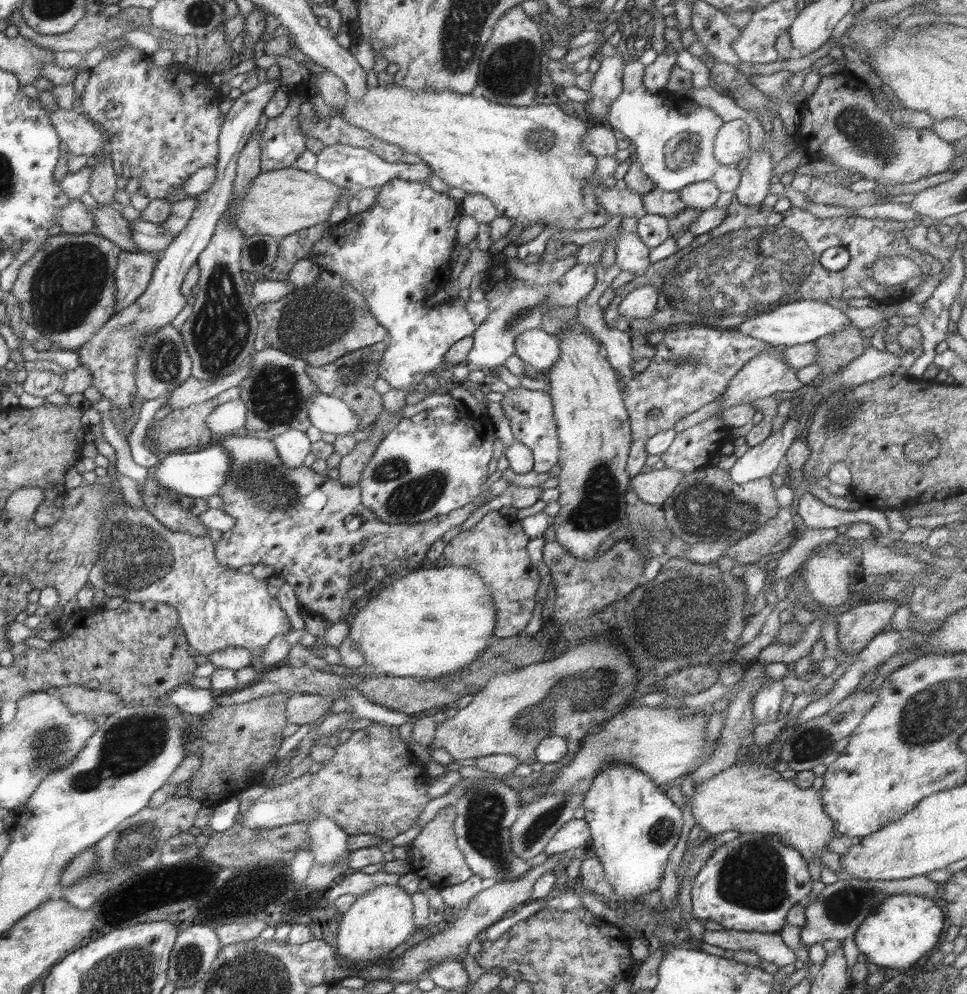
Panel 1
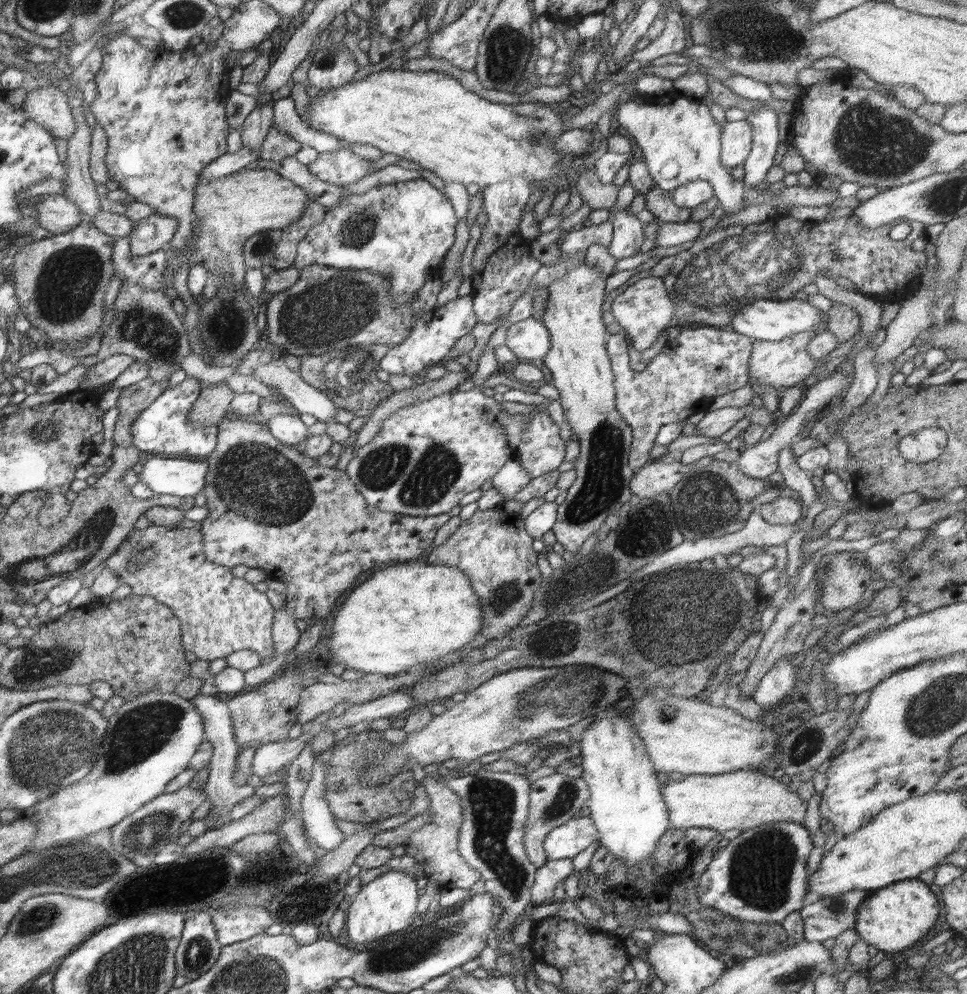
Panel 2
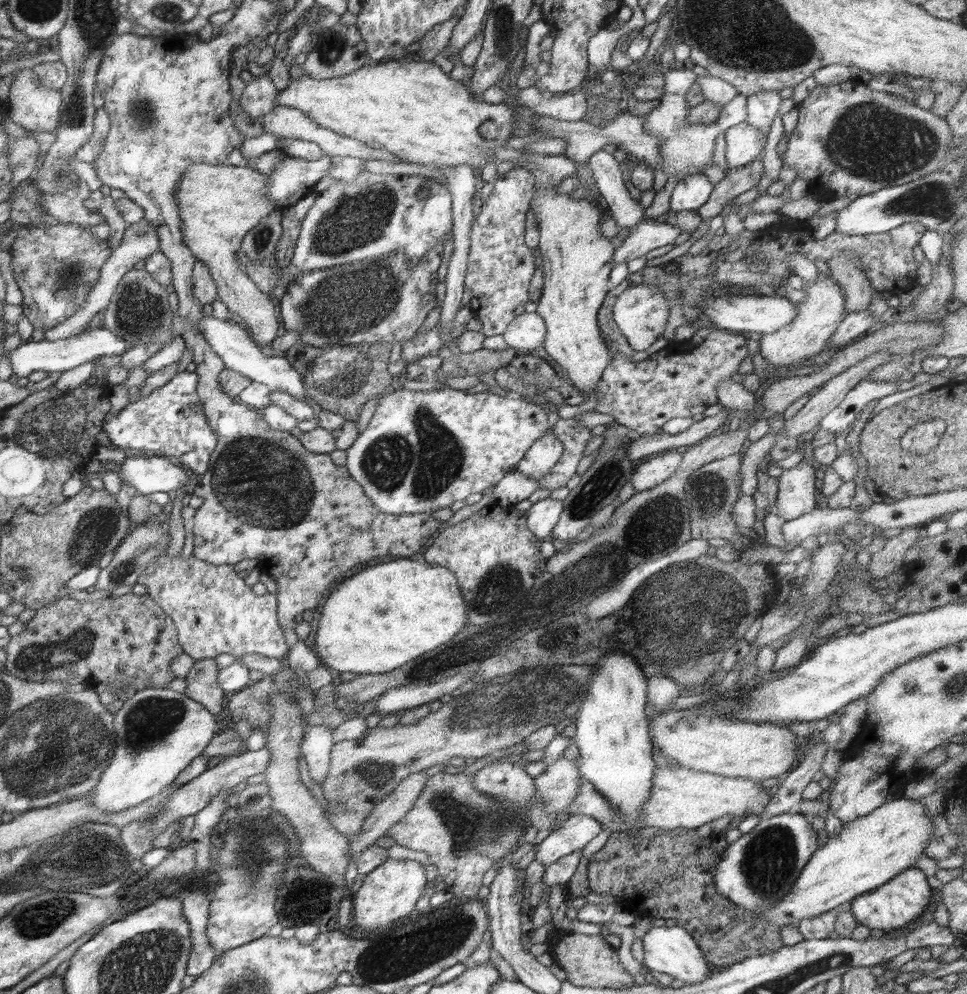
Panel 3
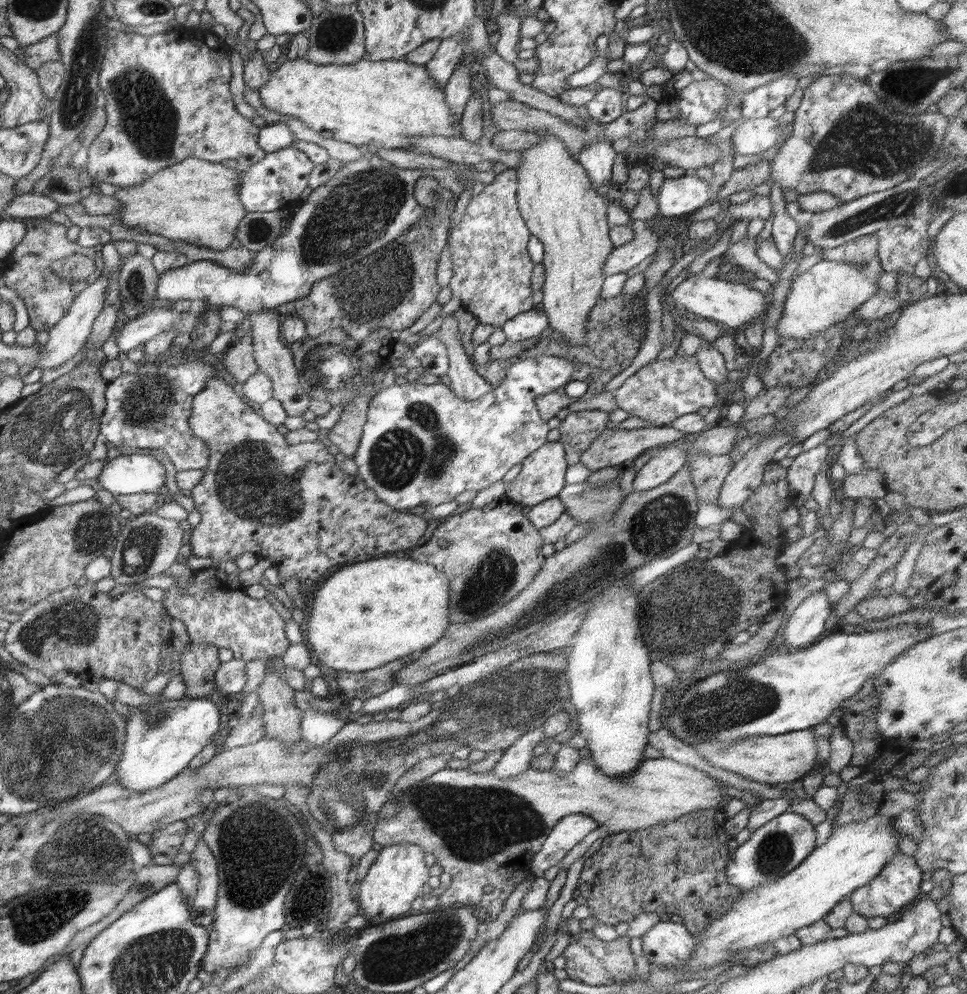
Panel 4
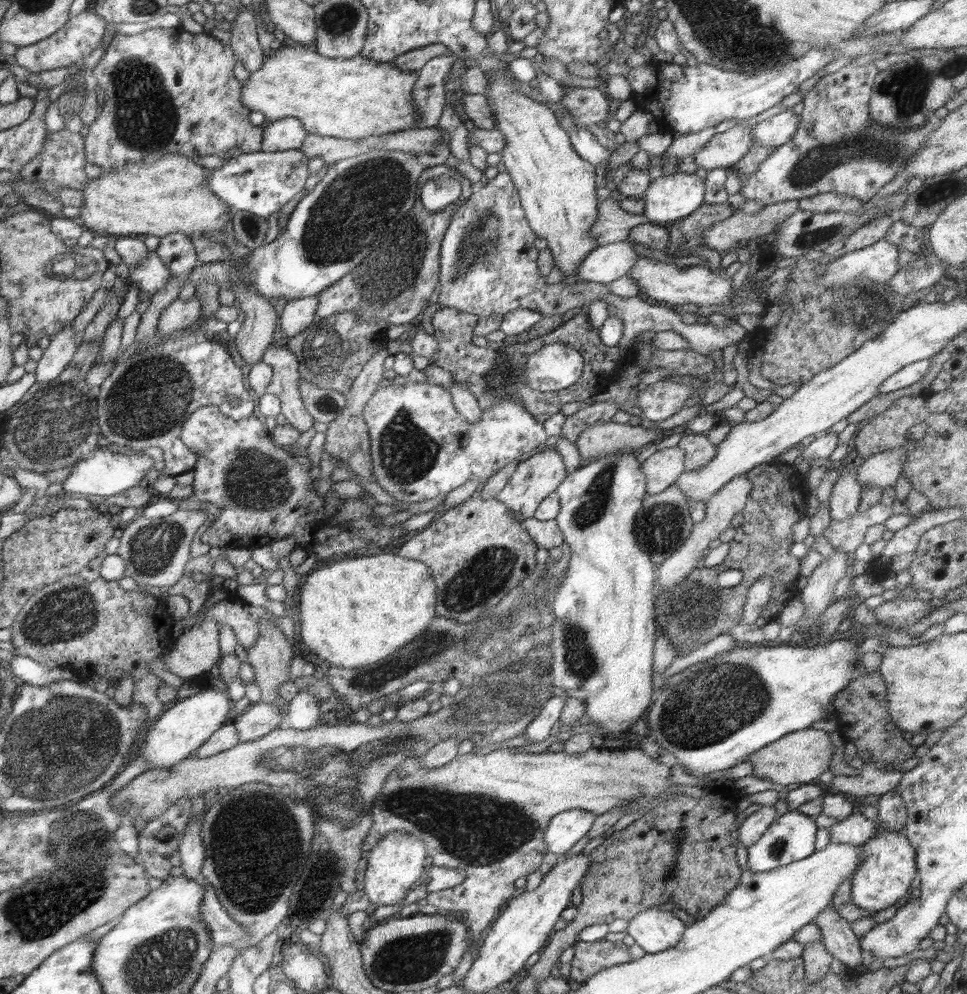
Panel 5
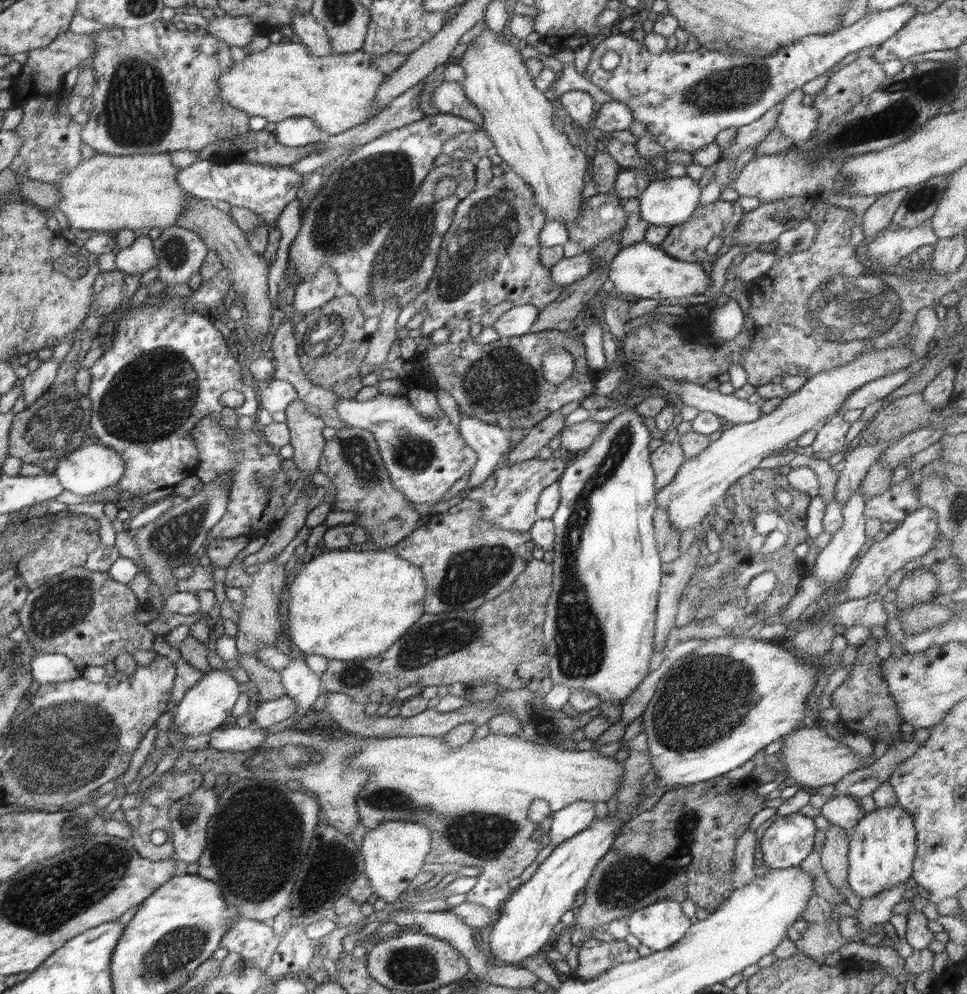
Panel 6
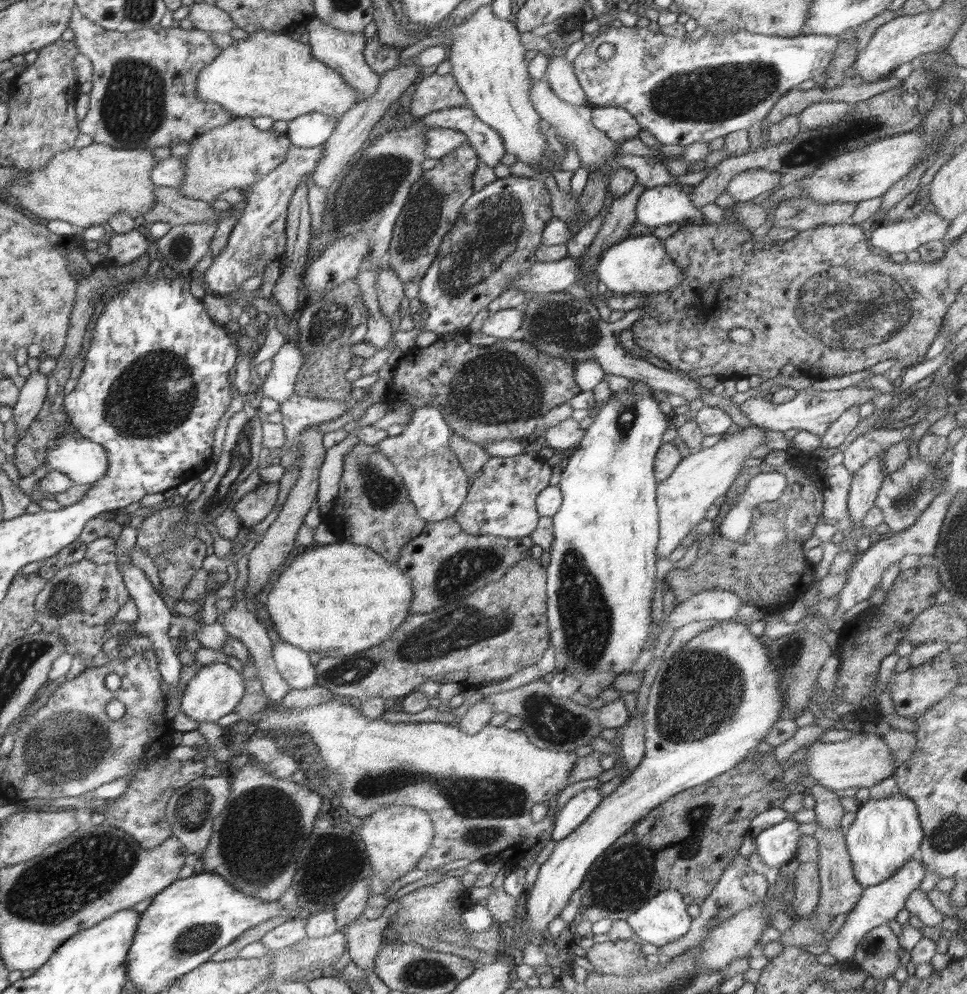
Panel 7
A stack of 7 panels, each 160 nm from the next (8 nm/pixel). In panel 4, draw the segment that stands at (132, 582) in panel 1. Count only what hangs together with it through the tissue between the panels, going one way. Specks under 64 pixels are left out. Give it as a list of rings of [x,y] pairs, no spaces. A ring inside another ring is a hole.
[[[217,564],[192,572],[185,588],[181,588],[176,582],[164,589],[162,604],[166,606],[166,613],[170,617],[184,622],[189,642],[229,648],[234,659],[250,662],[274,656],[281,658],[291,645],[282,628],[284,620],[274,610],[272,602],[268,602],[266,597],[250,598],[244,592],[239,574],[228,574]]]

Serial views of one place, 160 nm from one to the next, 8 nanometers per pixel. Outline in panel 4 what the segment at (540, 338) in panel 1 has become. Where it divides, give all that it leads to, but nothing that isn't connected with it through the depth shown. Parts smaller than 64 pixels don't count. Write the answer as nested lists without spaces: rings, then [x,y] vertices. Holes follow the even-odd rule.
[[[537,307],[507,320],[502,329],[508,340],[520,342],[548,333],[549,322],[543,309]]]

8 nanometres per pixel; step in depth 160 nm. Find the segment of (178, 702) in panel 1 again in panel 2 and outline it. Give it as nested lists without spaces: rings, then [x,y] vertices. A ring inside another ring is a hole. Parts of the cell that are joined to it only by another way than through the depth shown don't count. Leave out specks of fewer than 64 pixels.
[[[202,692],[191,698],[190,701],[197,707],[198,714],[202,715],[202,720],[205,722],[205,738],[213,746],[212,758],[208,764],[210,773],[208,774],[208,778],[206,778],[206,784],[203,788],[204,793],[209,796],[212,809],[203,820],[210,817],[220,826],[220,824],[228,823],[231,820],[229,812],[234,808],[235,804],[248,797],[251,790],[247,786],[238,786],[233,783],[233,776],[235,774],[234,765],[237,762],[240,748],[239,744],[235,741],[232,715],[230,714],[228,705],[220,700],[218,696],[208,696],[202,694]]]

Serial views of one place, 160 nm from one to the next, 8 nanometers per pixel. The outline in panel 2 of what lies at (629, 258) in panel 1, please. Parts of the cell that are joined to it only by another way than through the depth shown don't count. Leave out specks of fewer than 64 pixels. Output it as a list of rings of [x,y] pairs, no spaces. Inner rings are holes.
[[[619,211],[613,218],[613,237],[608,252],[617,260],[637,254],[645,239],[644,224],[628,211]]]

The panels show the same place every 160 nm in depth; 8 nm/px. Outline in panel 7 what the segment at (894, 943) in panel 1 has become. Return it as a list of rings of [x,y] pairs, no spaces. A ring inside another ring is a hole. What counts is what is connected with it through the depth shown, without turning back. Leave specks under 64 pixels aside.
[[[900,793],[886,798],[870,798],[867,803],[860,804],[854,822],[845,831],[854,878],[864,889],[896,874],[899,868],[917,855],[925,838],[914,801]]]

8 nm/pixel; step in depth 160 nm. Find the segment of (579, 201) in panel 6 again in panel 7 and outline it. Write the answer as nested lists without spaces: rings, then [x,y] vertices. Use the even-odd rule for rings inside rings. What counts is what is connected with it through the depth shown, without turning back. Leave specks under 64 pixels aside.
[[[492,5],[480,7],[466,21],[450,27],[447,37],[453,44],[448,48],[448,61],[467,106],[502,137],[506,153],[513,154],[518,161],[540,172],[548,172],[560,169],[560,165],[539,167],[540,161],[546,159],[544,151],[549,147],[545,134],[540,130],[541,114],[528,95],[530,78],[528,62],[524,59],[527,51],[521,44],[520,34],[514,22],[498,19],[492,13]]]

